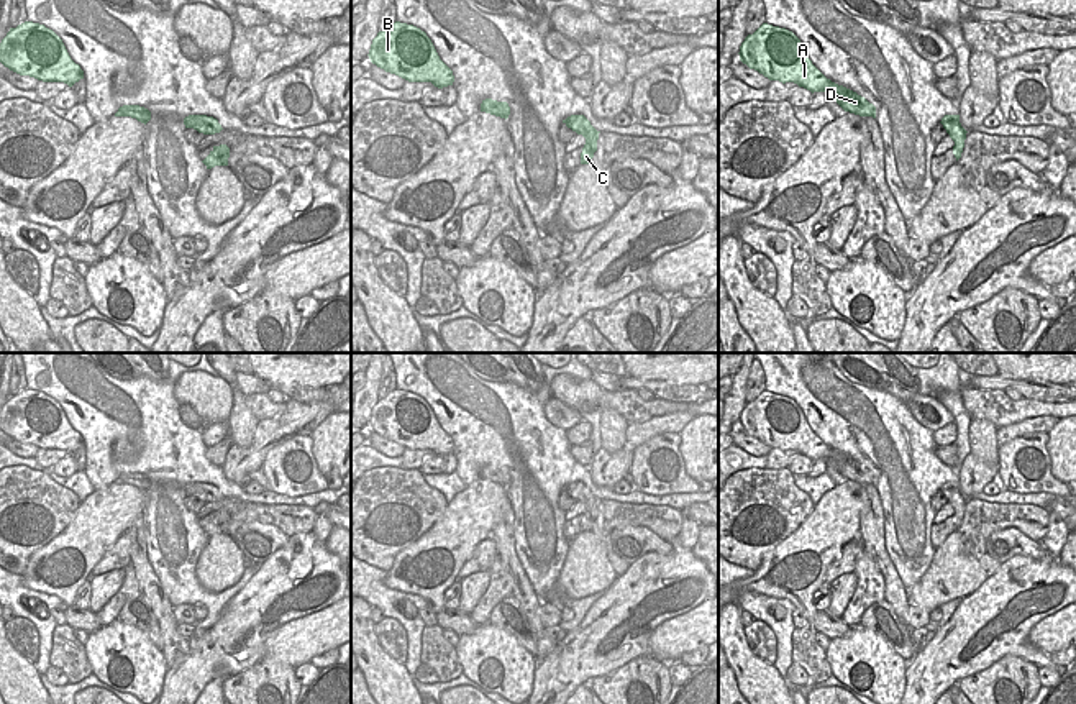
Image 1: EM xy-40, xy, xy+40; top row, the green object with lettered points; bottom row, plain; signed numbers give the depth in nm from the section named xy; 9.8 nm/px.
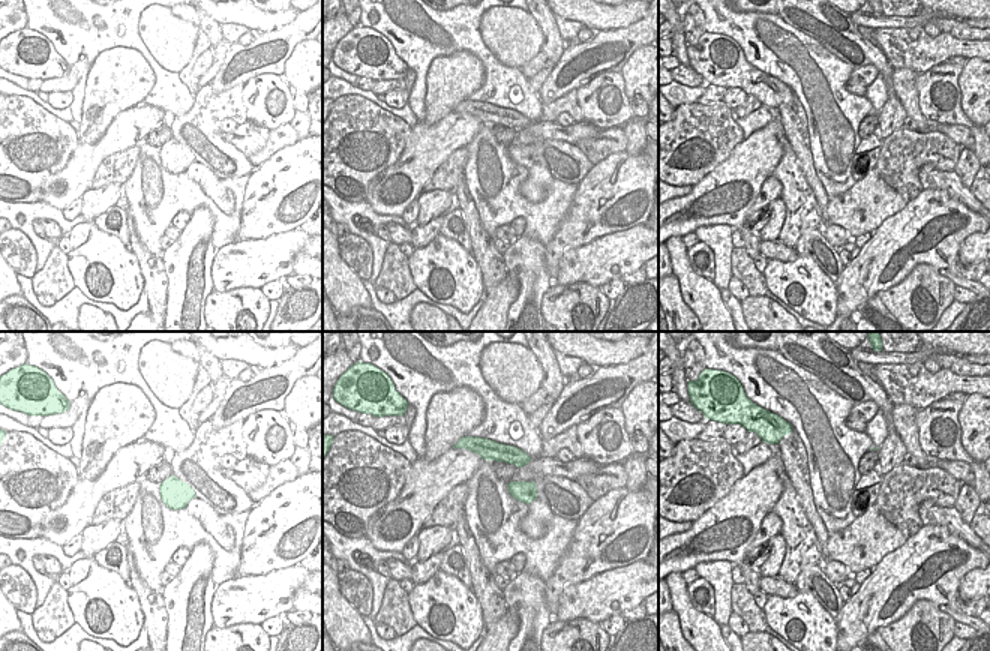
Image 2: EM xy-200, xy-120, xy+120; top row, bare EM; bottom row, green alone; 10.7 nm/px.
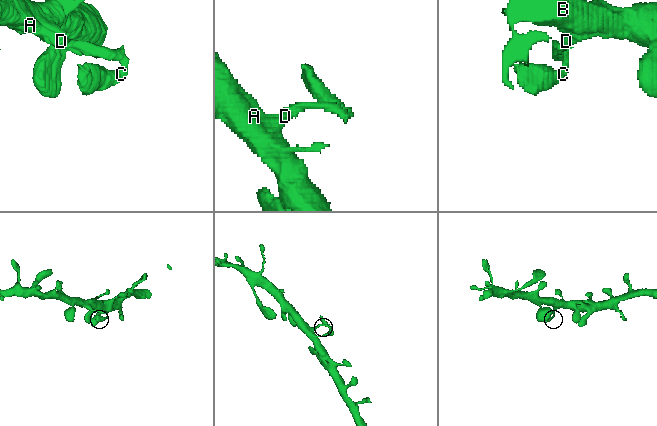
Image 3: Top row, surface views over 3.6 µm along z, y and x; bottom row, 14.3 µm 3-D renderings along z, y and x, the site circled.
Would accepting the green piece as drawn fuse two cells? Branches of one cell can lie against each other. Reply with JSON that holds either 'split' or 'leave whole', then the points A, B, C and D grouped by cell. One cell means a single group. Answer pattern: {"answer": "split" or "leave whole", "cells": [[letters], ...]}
{"answer": "leave whole", "cells": [["A", "B", "C", "D"]]}

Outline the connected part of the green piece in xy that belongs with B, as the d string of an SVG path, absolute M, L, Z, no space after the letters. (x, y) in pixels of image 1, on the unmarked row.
M395 389L372 407L369 427L408 450L453 453L453 438L440 427L431 407L413 392Z

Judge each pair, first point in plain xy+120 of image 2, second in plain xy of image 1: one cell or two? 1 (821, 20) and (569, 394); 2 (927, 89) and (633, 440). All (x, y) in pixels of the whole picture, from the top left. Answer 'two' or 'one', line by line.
1: two
2: two

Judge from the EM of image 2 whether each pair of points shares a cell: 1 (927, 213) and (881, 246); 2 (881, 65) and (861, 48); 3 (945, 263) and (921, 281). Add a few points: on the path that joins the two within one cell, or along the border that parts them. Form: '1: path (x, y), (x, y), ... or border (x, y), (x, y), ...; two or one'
1: path (915, 225), (893, 246); one
2: path (876, 60), (866, 53); one
3: border (903, 278), (915, 266), (930, 264), (956, 285); two

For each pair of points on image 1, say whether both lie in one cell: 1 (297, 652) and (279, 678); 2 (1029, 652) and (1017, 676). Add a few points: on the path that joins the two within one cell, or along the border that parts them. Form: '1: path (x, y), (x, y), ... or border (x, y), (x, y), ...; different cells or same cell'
1: border (261, 660), (278, 660), (294, 668); different cells
2: border (1039, 667), (1017, 657), (1003, 655), (988, 668); different cells

